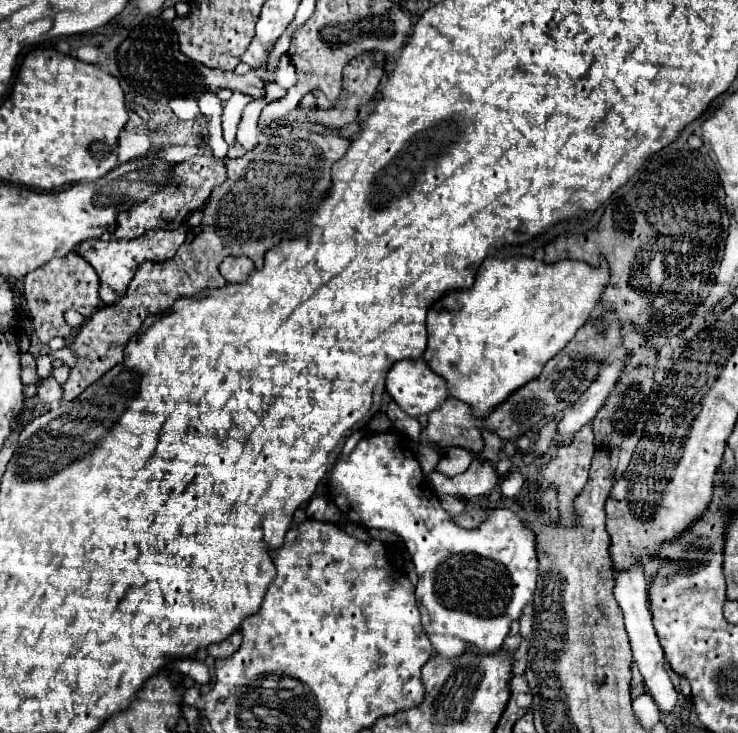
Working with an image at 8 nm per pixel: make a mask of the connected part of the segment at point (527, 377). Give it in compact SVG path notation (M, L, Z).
M510 257L506 261L486 259L476 273L470 289L452 291L438 299L428 311L428 349L424 361L428 367L448 383L448 393L464 401L474 417L486 417L494 405L500 405L516 389L536 379L544 365L576 335L576 331L592 315L598 295L606 287L608 265L602 261L598 269L582 261L560 261L546 265L526 257Z

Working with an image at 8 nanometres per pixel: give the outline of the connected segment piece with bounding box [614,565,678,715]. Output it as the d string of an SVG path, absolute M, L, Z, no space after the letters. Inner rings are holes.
M634 565L630 569L624 569L622 573L618 571L616 577L614 577L614 599L618 601L622 613L624 613L624 625L626 625L626 631L628 631L628 637L630 637L630 645L632 645L632 655L634 655L634 661L636 665L640 667L640 673L644 677L644 683L646 683L646 689L650 691L656 707L660 713L668 715L674 707L676 707L676 701L678 701L678 693L664 669L664 651L658 643L658 637L654 633L654 627L652 627L652 617L650 617L650 607L648 607L648 581L646 581L646 573L640 565Z

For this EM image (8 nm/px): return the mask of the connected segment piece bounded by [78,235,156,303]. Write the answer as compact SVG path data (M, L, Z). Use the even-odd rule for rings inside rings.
M142 235L138 239L130 239L130 241L118 241L118 239L88 239L82 241L78 245L78 253L82 253L82 257L94 267L94 271L100 277L100 289L98 295L104 303L114 303L118 301L118 297L122 295L122 291L126 291L126 285L132 281L138 265L142 261L156 261L156 255L150 251L148 247L148 237Z

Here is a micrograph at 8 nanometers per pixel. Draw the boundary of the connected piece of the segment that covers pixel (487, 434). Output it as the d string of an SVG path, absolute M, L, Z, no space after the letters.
M482 429L482 439L484 439L484 449L482 449L482 459L486 461L496 461L502 447L504 447L504 441L492 433L490 429Z

